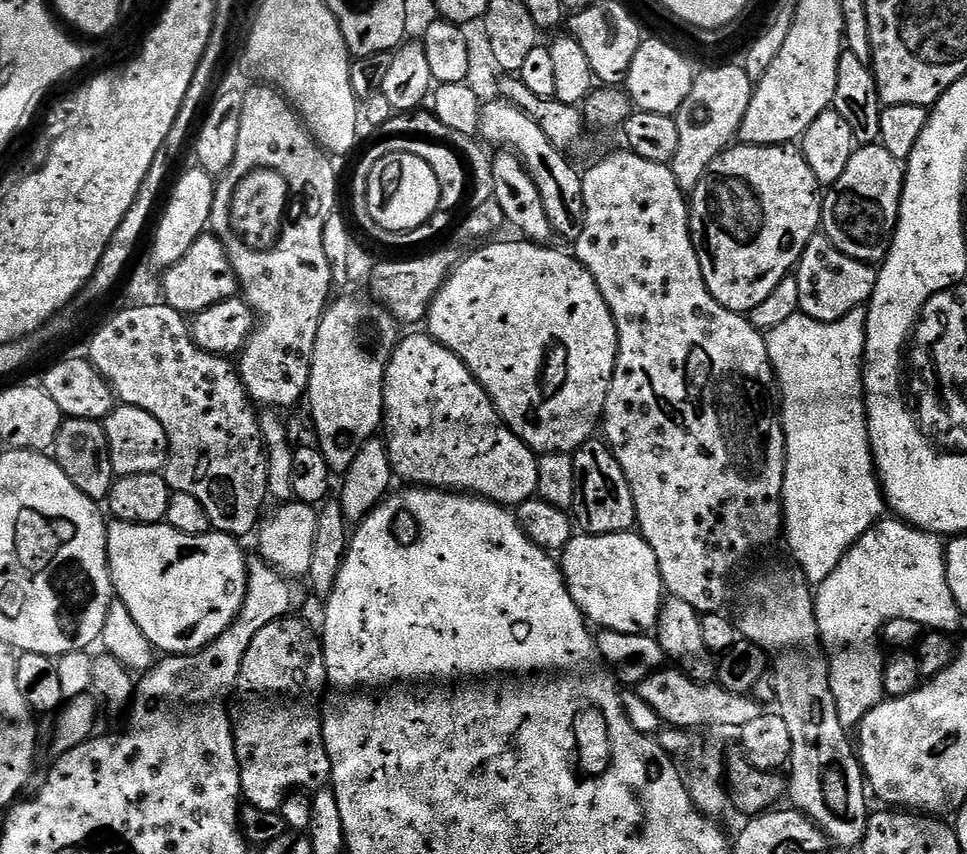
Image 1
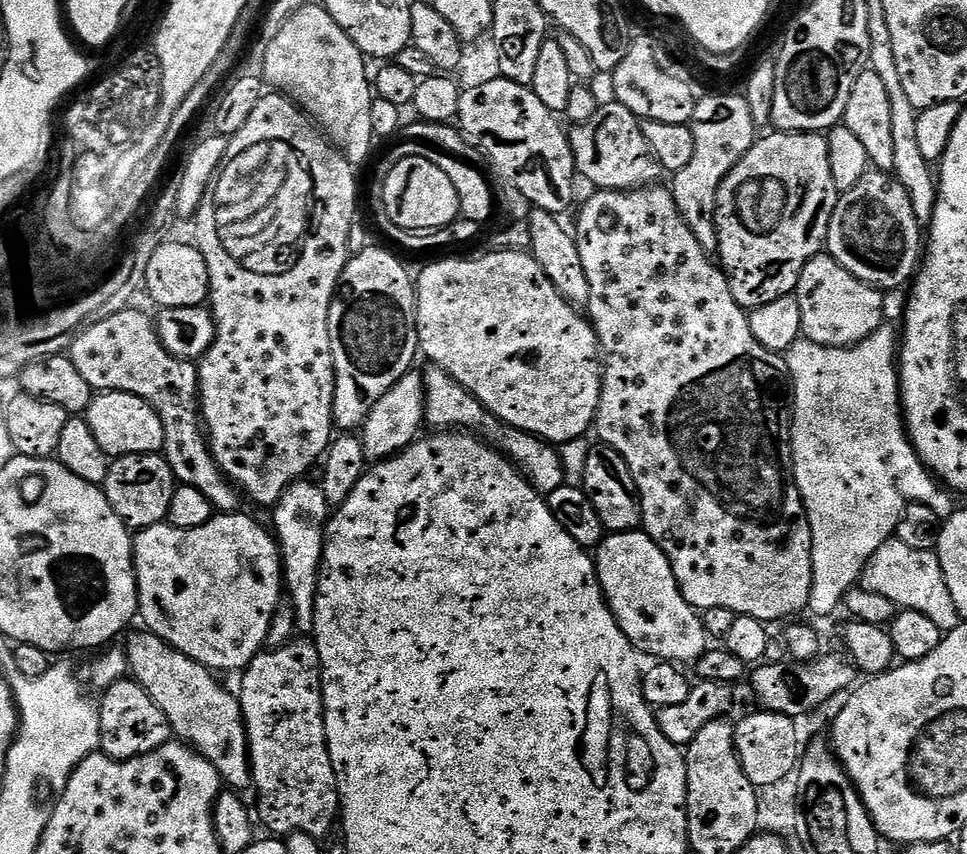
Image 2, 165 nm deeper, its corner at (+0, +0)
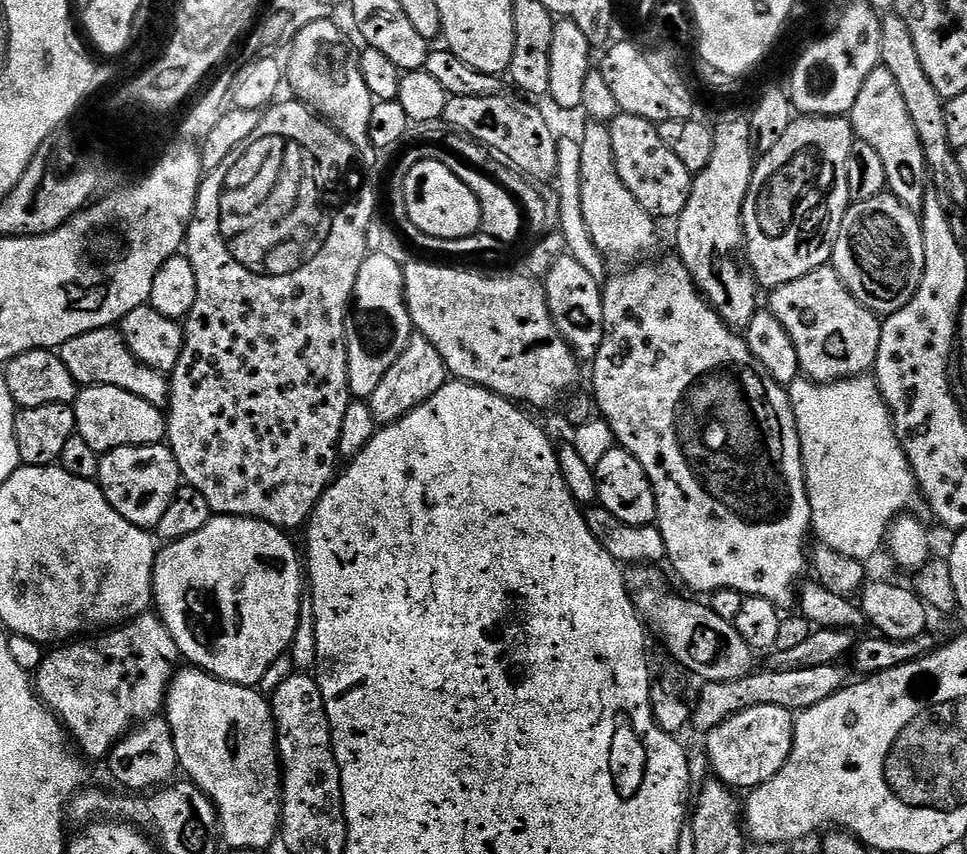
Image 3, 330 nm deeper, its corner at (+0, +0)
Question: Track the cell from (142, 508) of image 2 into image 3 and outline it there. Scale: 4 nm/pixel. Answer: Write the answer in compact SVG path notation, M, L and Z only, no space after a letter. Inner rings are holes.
M167 443L146 446L122 446L103 453L100 458L98 483L102 494L130 522L139 528L155 530L166 514L166 506L174 494L182 487L182 477L178 462Z

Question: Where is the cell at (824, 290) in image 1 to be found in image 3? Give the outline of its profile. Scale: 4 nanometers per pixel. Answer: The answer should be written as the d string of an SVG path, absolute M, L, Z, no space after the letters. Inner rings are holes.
M825 266L794 282L786 282L771 289L770 296L772 296L770 311L774 314L774 318L778 318L778 322L782 322L782 326L786 326L786 334L790 334L794 350L798 350L801 373L807 379L817 382L847 380L849 376L863 376L875 369L881 317L852 297L835 268Z

